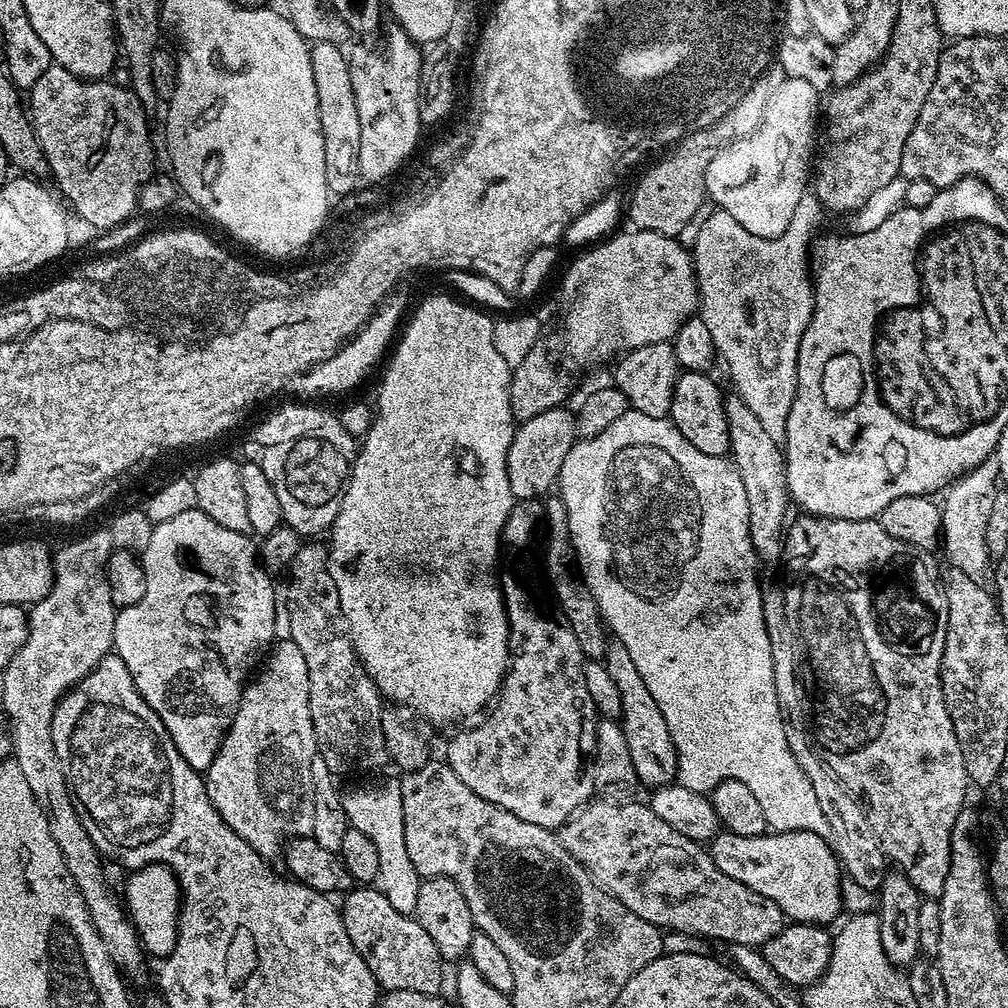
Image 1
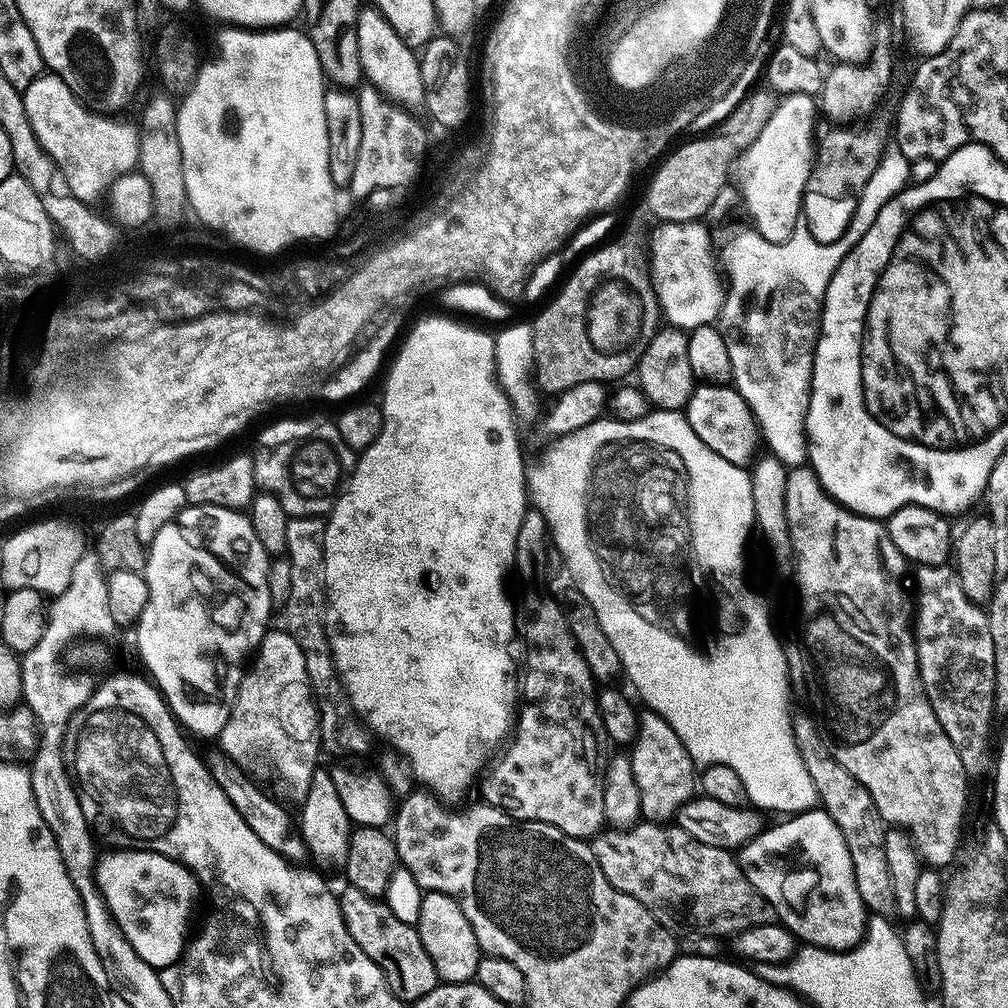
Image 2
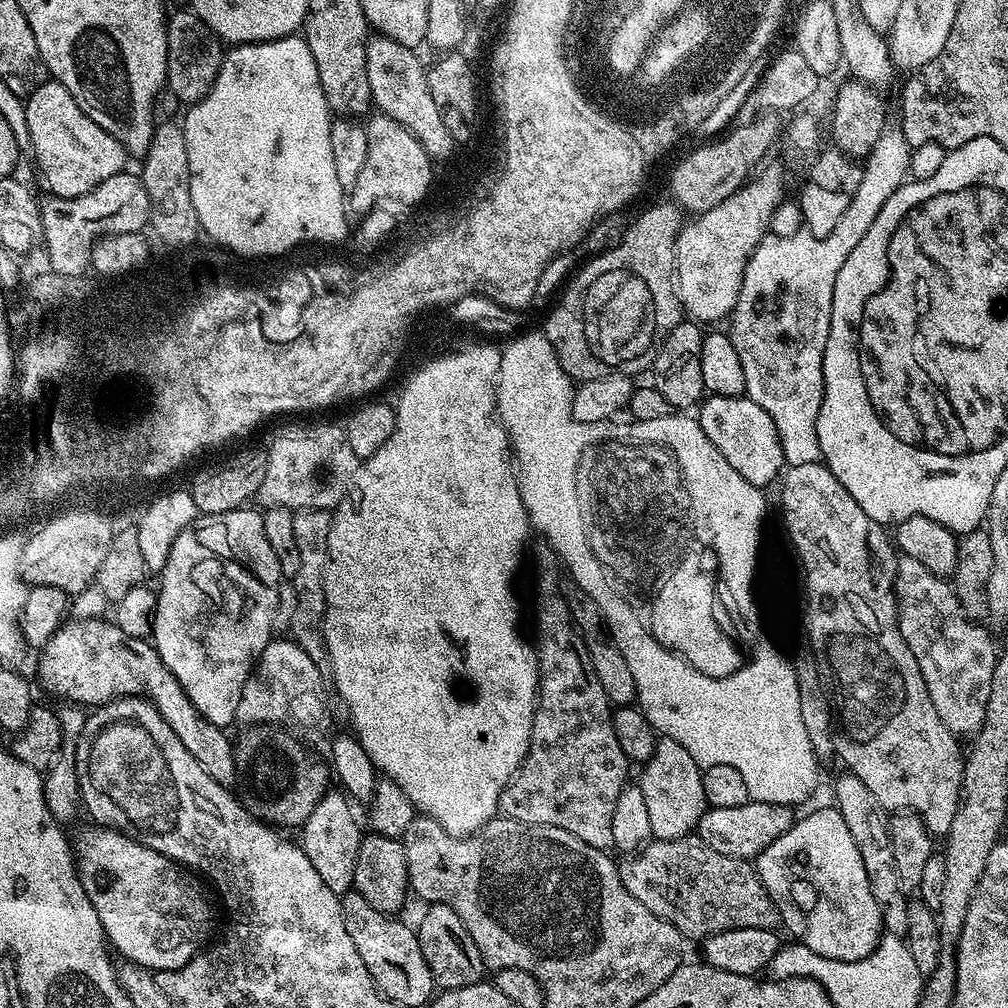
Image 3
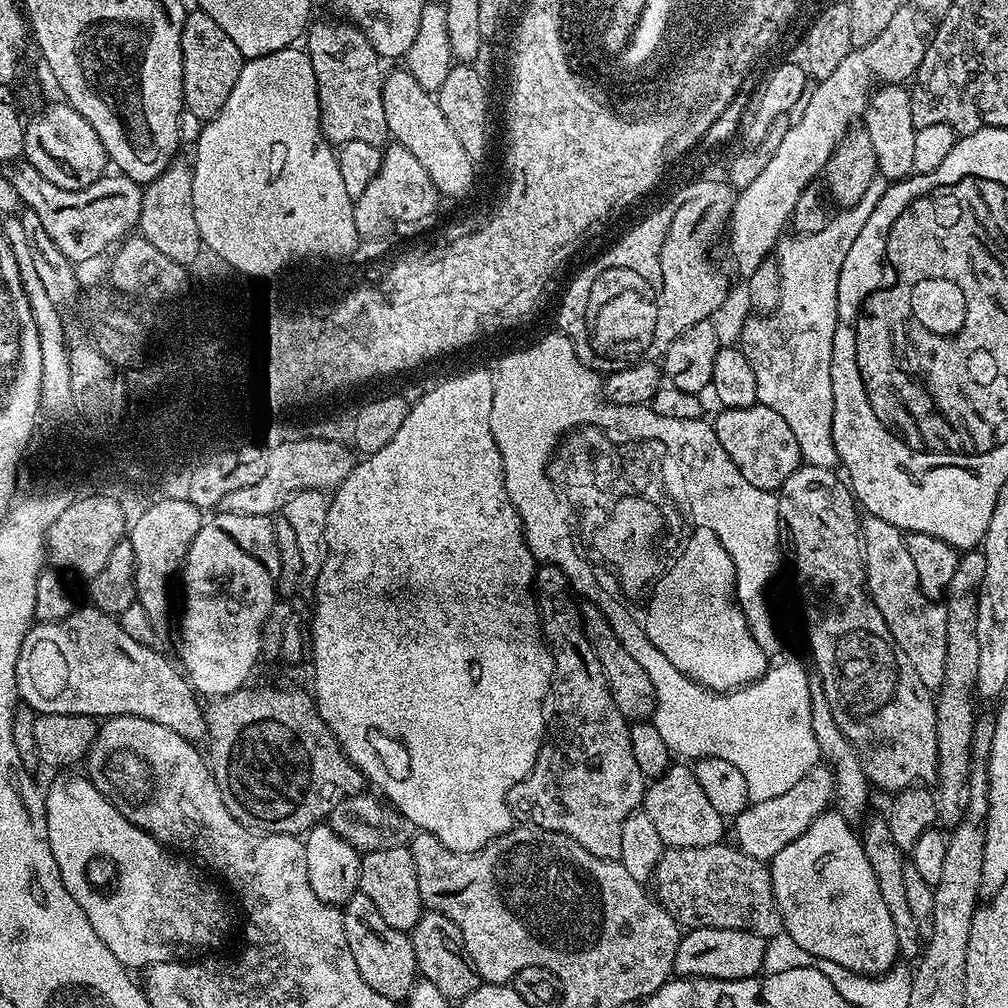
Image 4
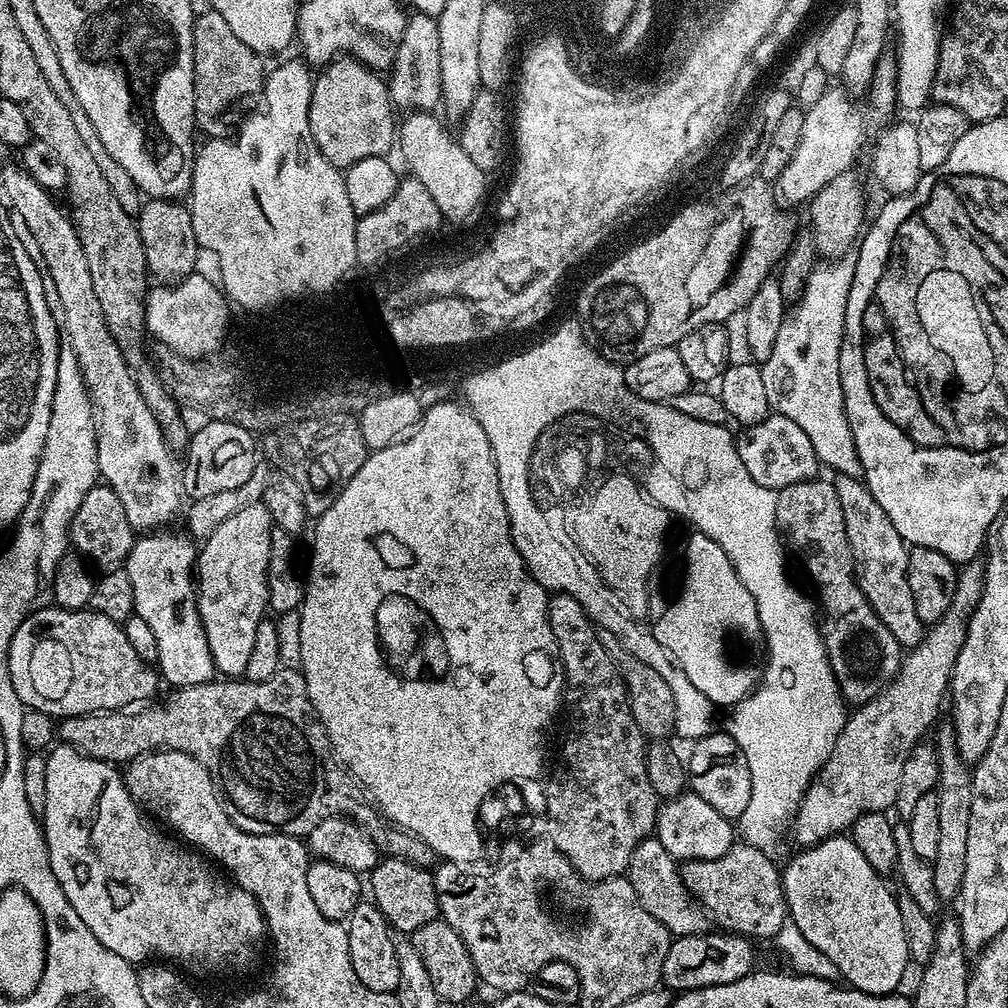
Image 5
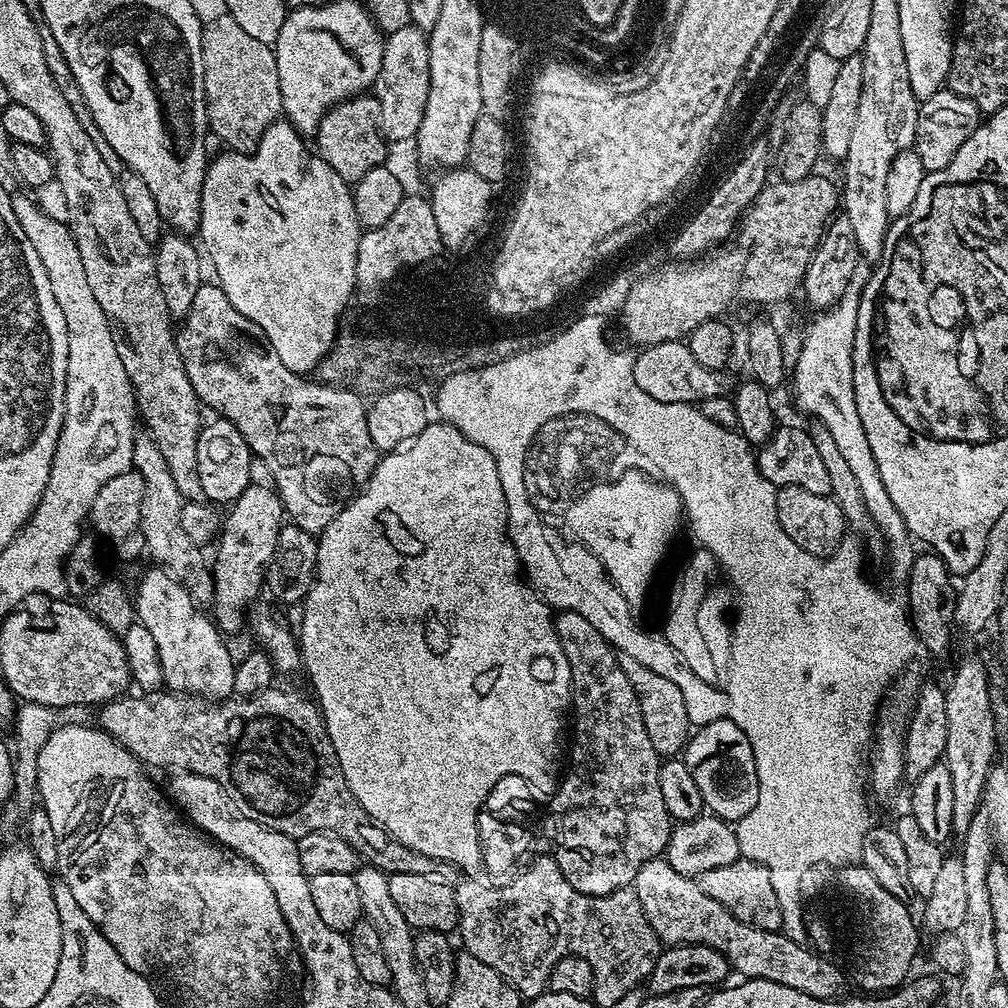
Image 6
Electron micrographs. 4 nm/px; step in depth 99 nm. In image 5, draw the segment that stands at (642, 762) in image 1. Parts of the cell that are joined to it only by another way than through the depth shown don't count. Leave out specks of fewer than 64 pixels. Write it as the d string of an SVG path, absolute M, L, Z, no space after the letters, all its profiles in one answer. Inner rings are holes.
M685 790L682 795L675 796L673 800L665 800L661 803L660 813L656 816L655 839L666 846L666 850L677 862L686 860L713 860L722 858L731 850L734 843L734 824L727 820L718 810L713 810L698 794L691 790Z

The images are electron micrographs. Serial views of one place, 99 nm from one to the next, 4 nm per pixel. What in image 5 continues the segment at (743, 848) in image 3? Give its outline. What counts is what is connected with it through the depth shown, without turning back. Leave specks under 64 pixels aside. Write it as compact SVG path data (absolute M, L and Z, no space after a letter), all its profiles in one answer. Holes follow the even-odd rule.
M969 562L959 569L954 586L954 598L946 610L944 617L931 625L925 633L922 643L911 649L903 657L896 679L876 696L875 700L867 700L859 705L844 723L844 729L836 739L836 745L828 760L824 763L822 774L808 785L800 805L796 807L796 815L790 821L792 836L800 846L811 846L827 840L833 834L844 834L851 829L855 820L864 812L887 813L895 805L898 798L898 782L902 782L902 766L906 766L906 758L916 744L921 743L924 731L937 723L936 715L940 712L940 703L945 703L952 683L952 671L956 665L958 654L966 642L968 620L982 598L984 585L984 565L980 562Z

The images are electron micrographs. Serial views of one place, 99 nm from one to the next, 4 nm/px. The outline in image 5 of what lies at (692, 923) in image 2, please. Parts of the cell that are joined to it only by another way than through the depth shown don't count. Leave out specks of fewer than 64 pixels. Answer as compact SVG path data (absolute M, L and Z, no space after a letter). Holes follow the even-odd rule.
M743 842L733 843L722 858L686 860L679 869L684 888L692 899L716 920L729 934L771 941L789 919L788 903L784 901L784 881L781 869L769 853Z

